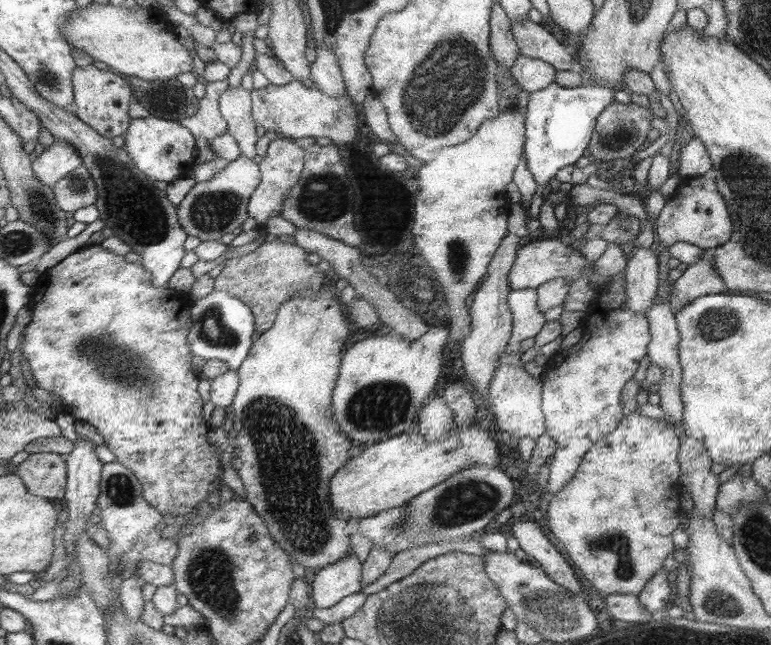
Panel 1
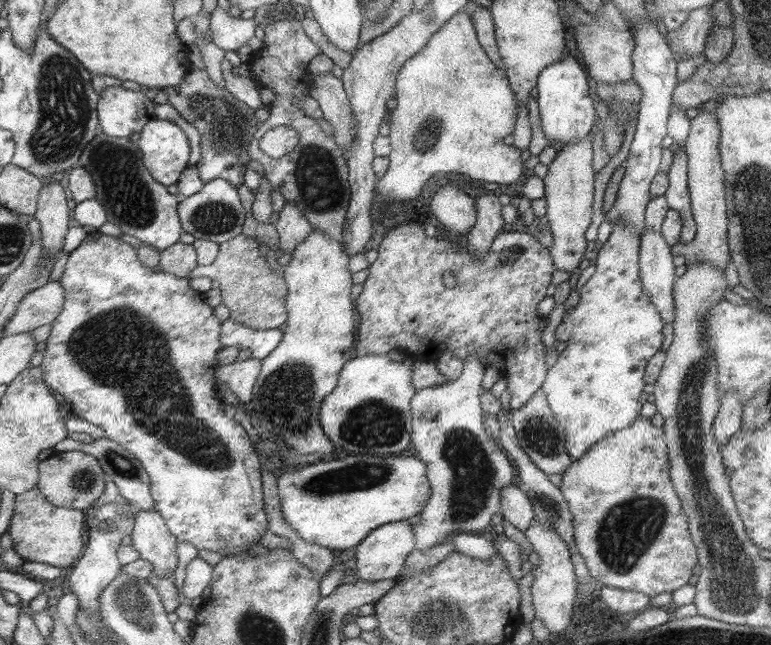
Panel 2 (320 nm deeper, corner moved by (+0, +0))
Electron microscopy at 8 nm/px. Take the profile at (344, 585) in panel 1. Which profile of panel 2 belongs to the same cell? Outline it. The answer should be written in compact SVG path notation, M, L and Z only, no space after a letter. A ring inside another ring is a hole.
M405 520L382 525L371 531L371 533L355 547L355 578L358 578L359 582L375 582L397 577L401 568L405 565L407 555L414 549L413 534L411 533L413 533L411 524Z

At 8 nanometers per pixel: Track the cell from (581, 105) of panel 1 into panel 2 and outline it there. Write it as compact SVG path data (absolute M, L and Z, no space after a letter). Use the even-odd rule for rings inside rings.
M568 51L559 62L549 64L539 73L533 96L538 105L541 129L551 145L562 146L577 142L590 131L589 128L595 122L595 114L587 90L587 76Z

